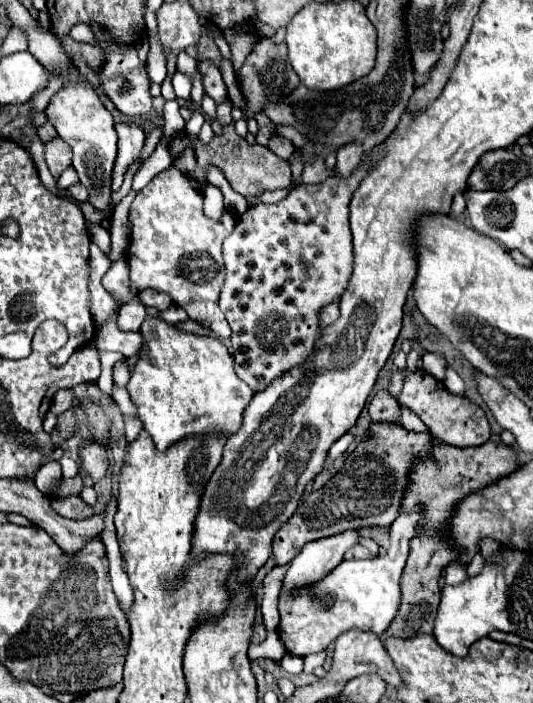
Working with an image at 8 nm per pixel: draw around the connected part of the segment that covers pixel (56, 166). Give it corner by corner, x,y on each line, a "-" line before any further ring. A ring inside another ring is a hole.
59,137
45,143
45,159
47,159
49,171
55,177
55,181
67,167
71,167
71,157
73,153
69,151
69,145
63,143

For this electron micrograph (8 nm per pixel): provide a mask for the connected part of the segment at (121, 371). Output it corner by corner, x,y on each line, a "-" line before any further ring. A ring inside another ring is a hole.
124,357
113,366
113,380
117,386
124,387
129,379
130,372
127,369
127,358

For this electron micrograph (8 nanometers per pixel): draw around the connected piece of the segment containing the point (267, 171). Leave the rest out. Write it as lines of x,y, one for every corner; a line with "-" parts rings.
225,125
221,129
221,133
213,135
213,139
209,143
201,143
199,139
193,139
187,131
179,131
173,133
171,139
167,141
167,151
173,157
173,163
185,153
185,149
191,147
195,151
197,157
197,167
193,173
189,175
189,181
193,183
193,187
197,187
197,191
205,191
207,187
207,179
205,179
205,169
209,165
217,167
223,171
225,179
231,183
231,187
235,191
239,191
243,197
257,197
263,191
275,191
275,189
283,189
291,185
291,169
289,163
283,161
281,157
277,157
275,153
271,153
267,147
257,145
257,143
249,143
247,139
243,139
241,135
237,135
233,125

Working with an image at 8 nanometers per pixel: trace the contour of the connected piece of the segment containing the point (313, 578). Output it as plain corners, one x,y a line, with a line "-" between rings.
343,531
341,535
307,543
301,553
291,561
283,587
293,591
297,587
317,583
317,579
327,575
331,569
337,567
337,563
343,561
345,551
357,543
359,535
361,531

